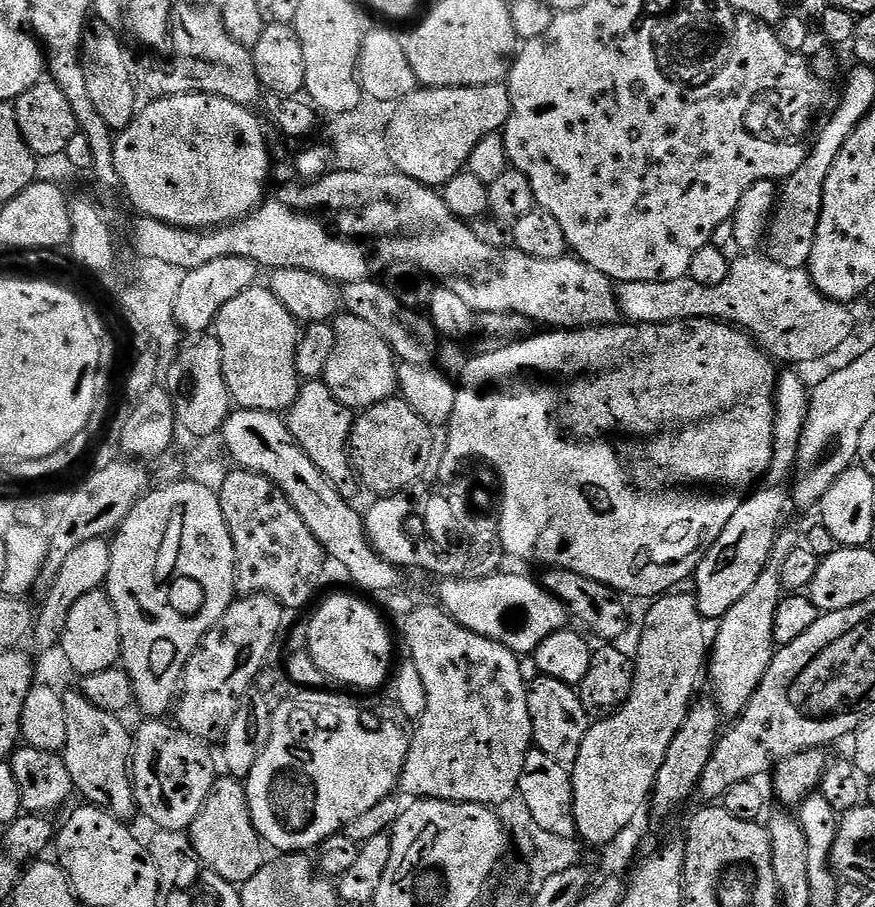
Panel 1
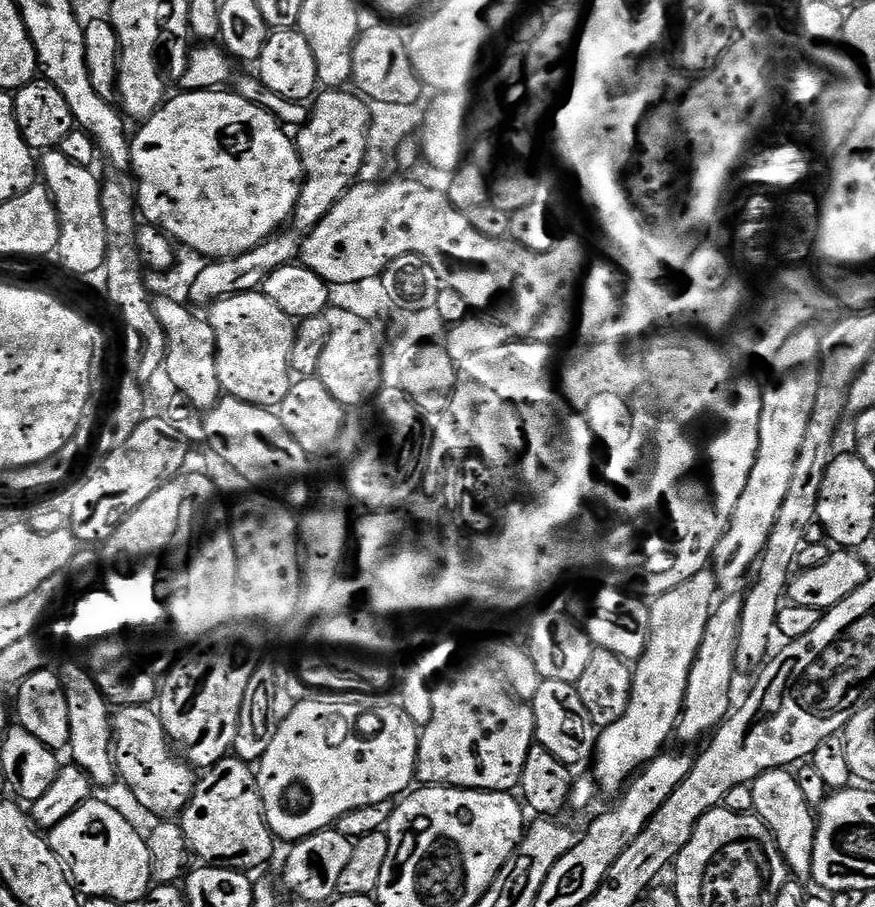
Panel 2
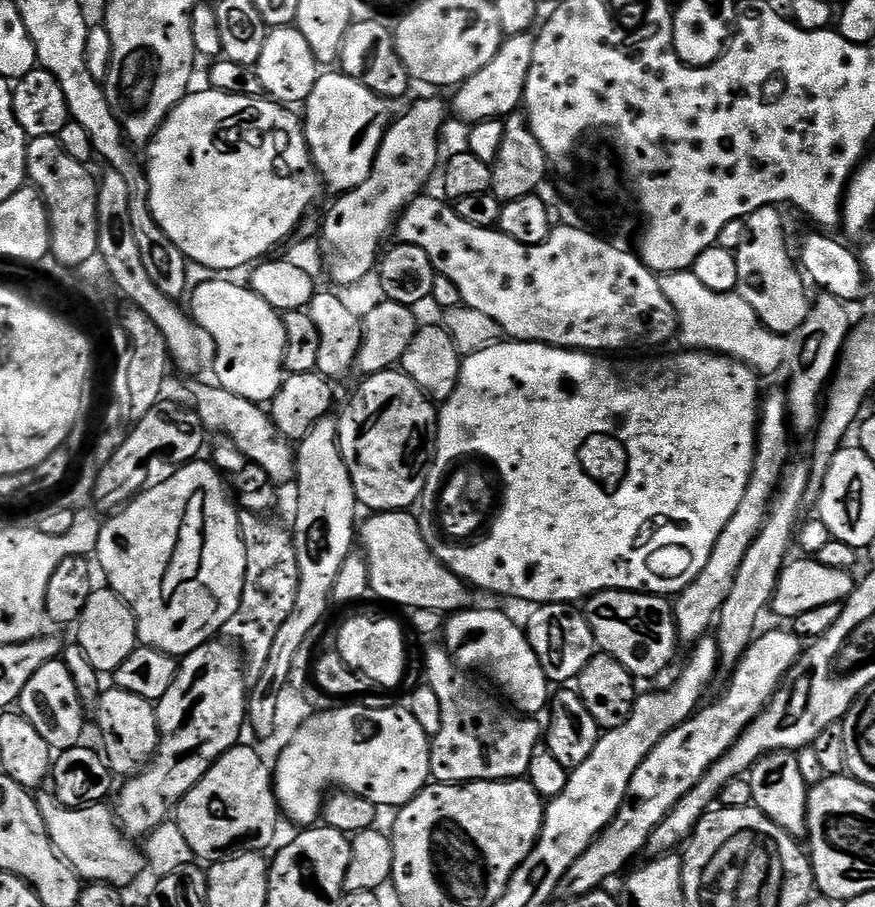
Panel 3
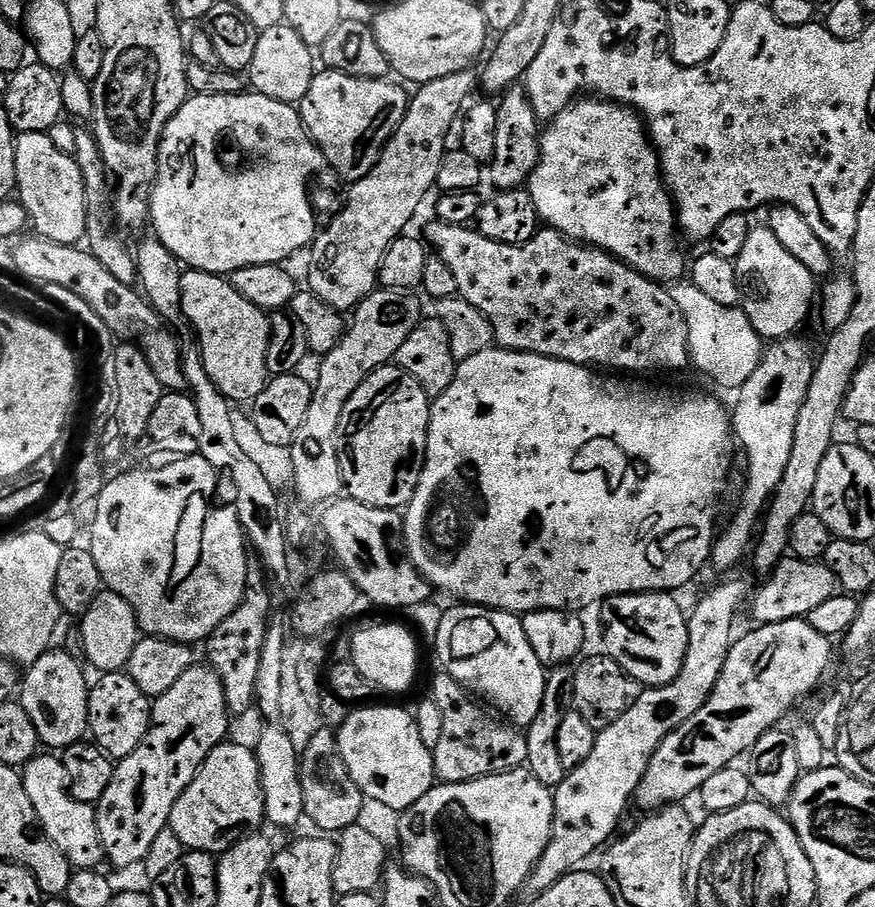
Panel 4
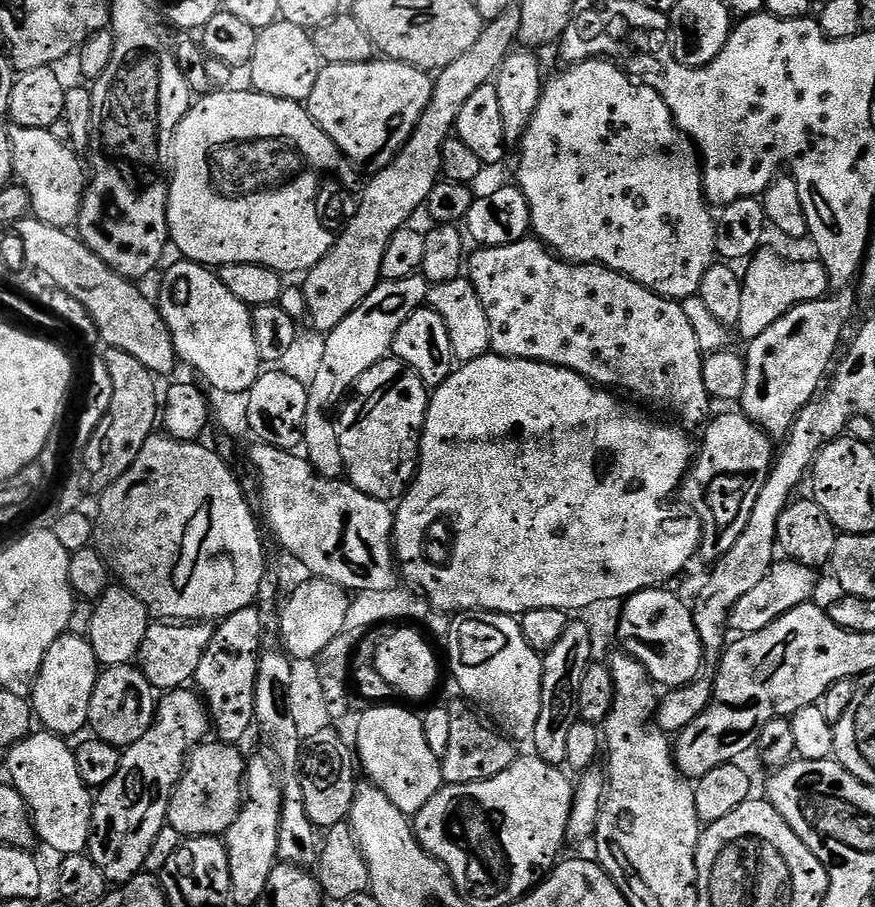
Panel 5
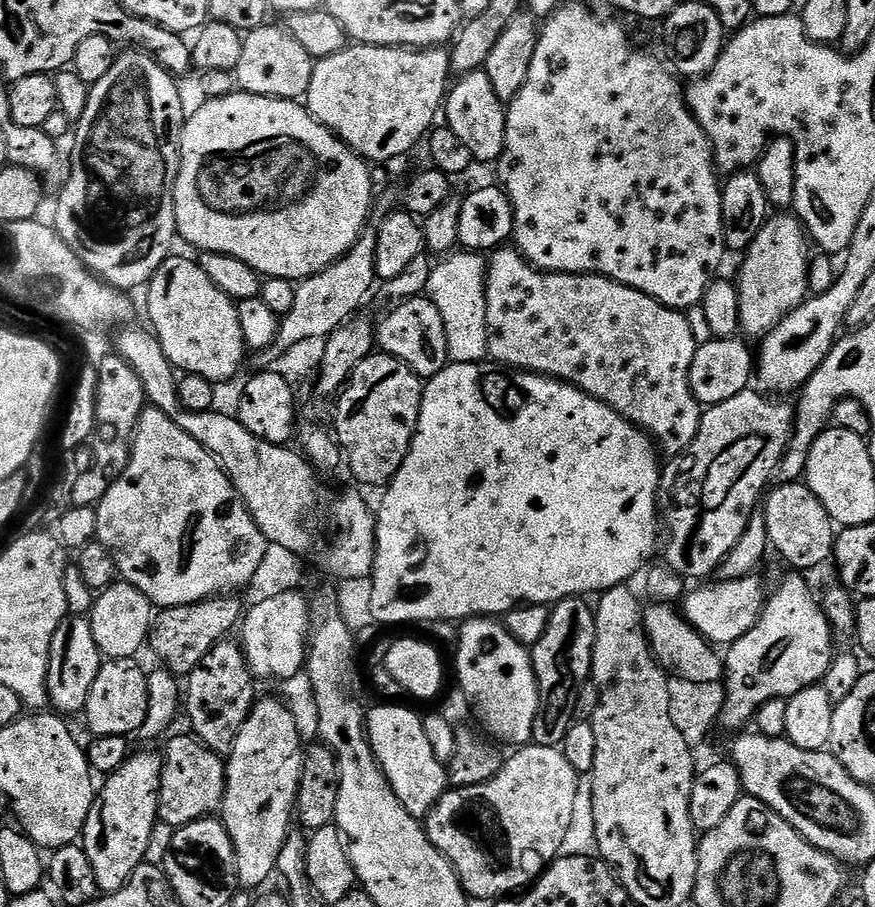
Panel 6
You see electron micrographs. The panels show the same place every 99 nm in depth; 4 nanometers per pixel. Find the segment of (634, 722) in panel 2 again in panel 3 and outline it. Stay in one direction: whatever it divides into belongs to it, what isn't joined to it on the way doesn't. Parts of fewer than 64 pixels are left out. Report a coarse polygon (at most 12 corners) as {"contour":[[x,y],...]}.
{"contour":[[763,393],[756,457],[702,574],[674,600],[691,646],[713,627],[768,517],[788,397]]}

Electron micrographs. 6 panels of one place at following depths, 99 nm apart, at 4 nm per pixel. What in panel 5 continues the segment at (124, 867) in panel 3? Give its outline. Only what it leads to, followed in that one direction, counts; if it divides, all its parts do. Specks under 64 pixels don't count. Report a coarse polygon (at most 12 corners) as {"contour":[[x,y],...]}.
{"contour":[[36,730],[7,749],[7,779],[39,843],[81,855],[94,792],[73,745]]}

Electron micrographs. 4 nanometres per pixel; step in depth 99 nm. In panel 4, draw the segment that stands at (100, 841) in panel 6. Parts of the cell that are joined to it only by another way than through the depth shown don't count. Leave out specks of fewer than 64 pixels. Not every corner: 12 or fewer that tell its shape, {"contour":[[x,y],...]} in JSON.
{"contour":[[222,678],[155,697],[95,805],[109,865],[143,865],[174,802],[229,739]]}

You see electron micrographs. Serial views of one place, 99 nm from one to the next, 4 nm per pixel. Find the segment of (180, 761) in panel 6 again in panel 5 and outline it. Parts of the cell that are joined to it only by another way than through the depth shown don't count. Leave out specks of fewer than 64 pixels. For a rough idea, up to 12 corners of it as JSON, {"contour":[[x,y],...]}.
{"contour":[[201,742],[168,803],[167,827],[223,837],[240,813],[246,756]]}

